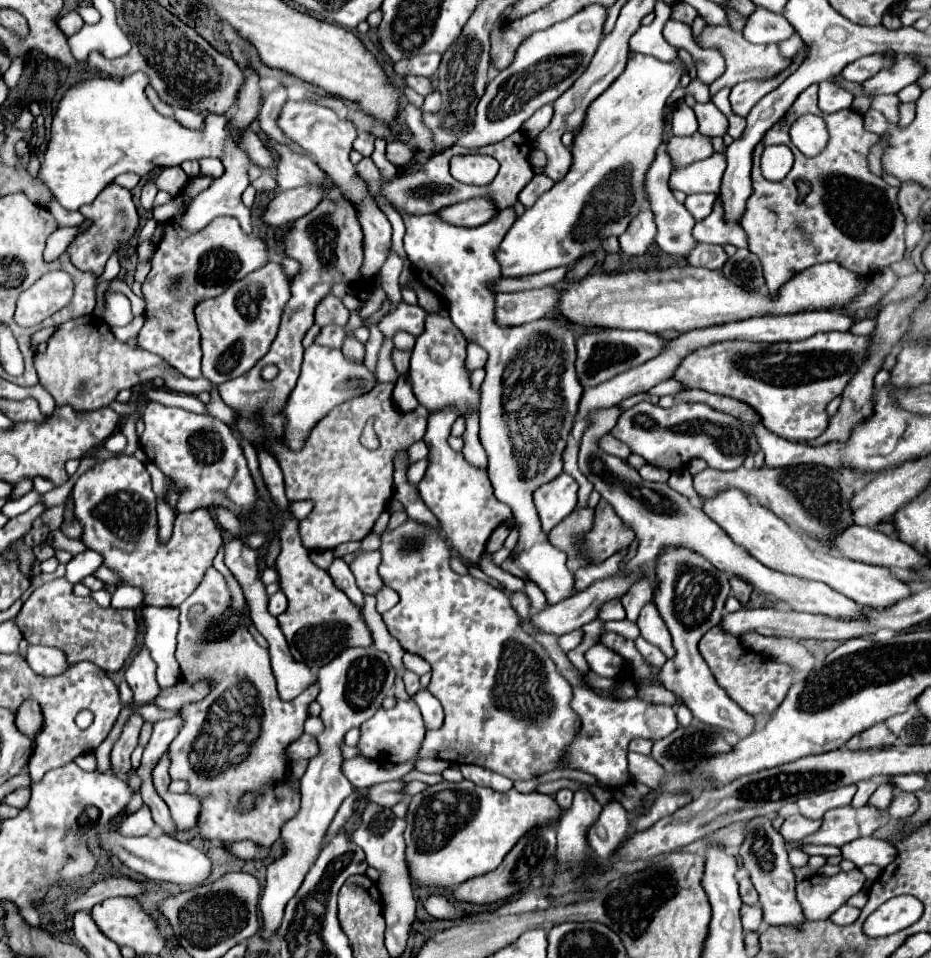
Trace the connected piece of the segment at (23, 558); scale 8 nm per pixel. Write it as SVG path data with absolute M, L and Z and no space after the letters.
M18 540L12 544L14 550L18 552L18 560L20 560L20 572L28 578L34 578L40 574L40 562L36 560L36 556L32 554L32 548L22 546Z

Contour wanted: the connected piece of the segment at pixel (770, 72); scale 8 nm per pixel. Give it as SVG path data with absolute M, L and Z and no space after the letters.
M706 26L702 36L700 36L700 46L702 48L712 48L716 46L722 56L726 58L726 70L724 74L714 80L710 84L710 92L716 94L720 88L728 86L736 86L738 82L744 82L744 80L764 80L764 78L774 78L776 74L782 74L784 70L788 70L788 66L792 64L794 58L786 58L782 56L782 52L778 50L776 44L766 44L766 46L756 46L756 44L750 44L742 38L740 32L734 32L730 26Z

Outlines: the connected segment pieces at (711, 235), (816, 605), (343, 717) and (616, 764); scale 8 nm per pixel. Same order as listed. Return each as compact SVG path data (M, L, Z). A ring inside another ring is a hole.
M716 198L714 206L712 206L712 212L704 220L696 222L696 226L692 230L692 236L698 242L704 242L704 244L718 244L718 246L732 244L732 246L738 246L738 248L746 246L746 236L744 236L740 224L728 222L724 218L720 198Z
M612 406L608 410L598 410L596 414L590 416L592 426L584 432L578 466L586 474L586 478L594 484L594 490L600 492L600 496L606 502L612 504L616 514L626 524L630 524L634 534L640 538L638 554L626 564L623 573L635 573L642 566L642 569L653 574L656 556L662 552L664 546L688 546L694 552L708 558L718 570L744 578L754 588L776 596L778 600L786 602L796 612L824 614L824 616L840 618L840 620L866 620L866 614L862 612L862 608L856 602L852 602L848 596L832 590L824 582L802 580L802 578L796 578L796 576L790 576L784 572L776 572L776 570L764 566L762 562L752 558L744 548L736 546L728 538L728 534L720 526L716 526L716 522L712 522L700 508L690 506L690 502L682 494L674 492L668 484L646 482L646 480L642 480L638 470L634 470L626 460L620 460L616 456L602 452L596 446L596 440L614 428L618 416L620 416L618 406ZM598 420L600 420L600 436L598 436Z
M374 646L370 648L348 648L342 654L338 654L334 660L330 660L326 666L318 672L318 686L320 694L316 702L322 706L320 718L324 722L324 730L316 736L318 740L318 754L310 758L306 774L300 778L300 794L302 794L302 806L300 812L288 820L282 828L282 840L286 846L286 852L282 858L274 860L268 866L266 872L266 886L262 890L260 898L260 914L264 920L264 938L272 936L282 920L286 902L298 892L306 872L314 864L320 848L322 838L340 808L342 800L354 792L350 780L342 772L342 746L344 736L350 728L358 728L362 722L372 718L376 710L382 706L382 700L392 694L394 686L394 668L388 660L388 656Z
M574 688L574 698L570 706L580 716L582 730L572 742L564 764L594 774L598 782L606 786L622 786L630 782L626 768L628 768L628 742L632 738L658 740L672 734L678 728L672 706L644 702L638 696L628 700L608 700L594 694L590 688Z

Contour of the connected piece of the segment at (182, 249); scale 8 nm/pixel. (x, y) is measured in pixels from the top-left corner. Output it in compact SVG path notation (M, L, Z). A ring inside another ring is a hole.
M194 176L184 186L184 206L180 212L164 224L164 236L154 252L152 270L142 284L142 294L146 300L146 322L138 334L140 348L158 354L170 366L180 370L184 376L200 378L200 332L194 320L194 306L200 300L220 296L234 280L244 278L248 272L264 266L268 262L266 244L256 236L246 236L232 216L214 218L204 230L186 232L182 230L184 214L190 206L190 200L212 184L212 176ZM180 276L180 284L174 286L172 278Z

